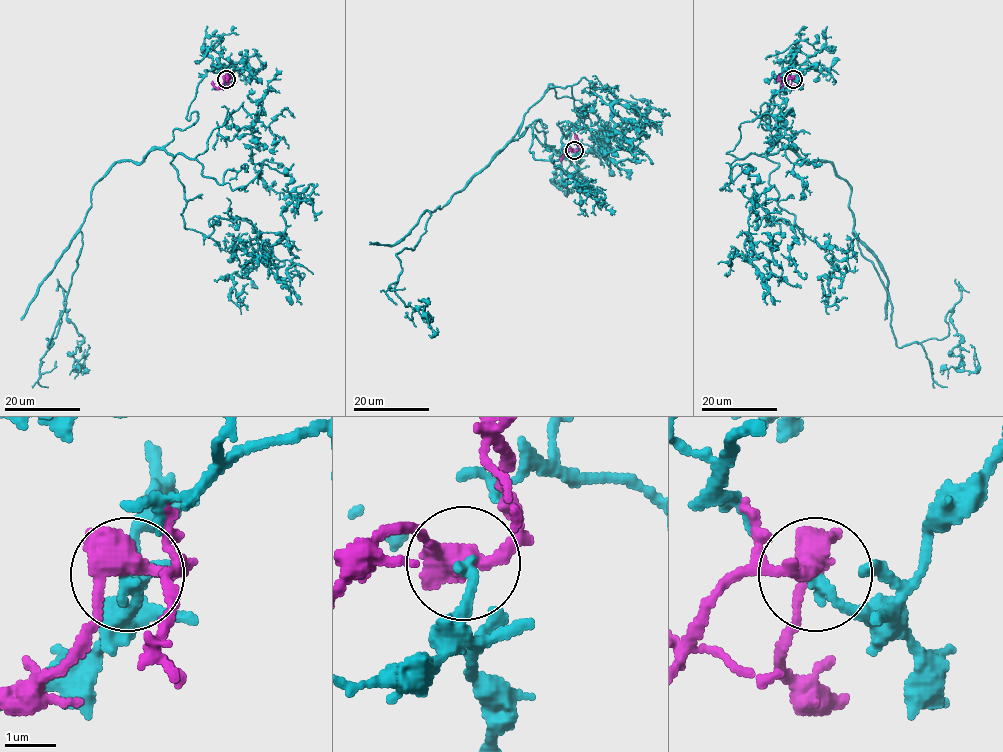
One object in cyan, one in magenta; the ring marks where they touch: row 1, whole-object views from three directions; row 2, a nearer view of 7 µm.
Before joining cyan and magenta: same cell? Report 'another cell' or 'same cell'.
another cell

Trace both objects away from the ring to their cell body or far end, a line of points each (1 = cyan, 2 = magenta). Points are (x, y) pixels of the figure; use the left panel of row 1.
1: (225, 79), (205, 71), (197, 120), (94, 186), (46, 338), (63, 311), (83, 372), (88, 344)
2: (226, 79), (217, 88), (212, 80)

